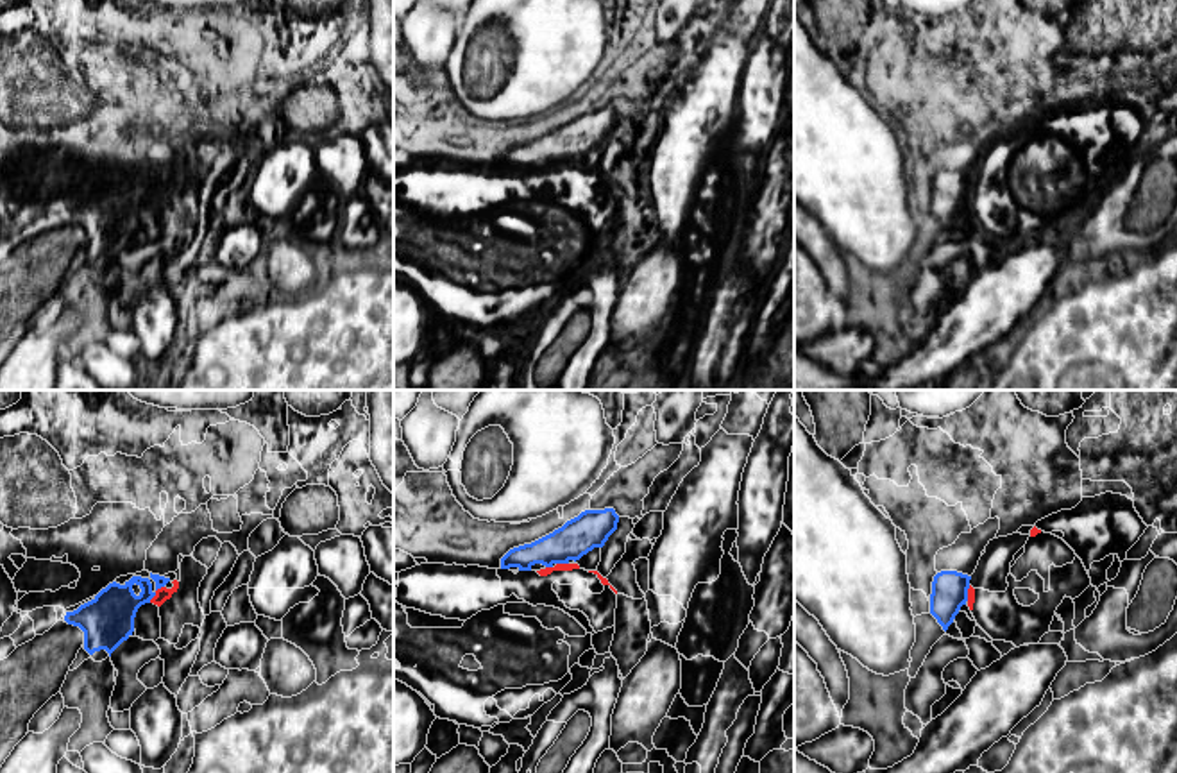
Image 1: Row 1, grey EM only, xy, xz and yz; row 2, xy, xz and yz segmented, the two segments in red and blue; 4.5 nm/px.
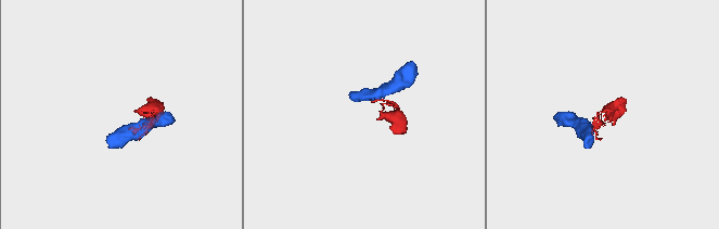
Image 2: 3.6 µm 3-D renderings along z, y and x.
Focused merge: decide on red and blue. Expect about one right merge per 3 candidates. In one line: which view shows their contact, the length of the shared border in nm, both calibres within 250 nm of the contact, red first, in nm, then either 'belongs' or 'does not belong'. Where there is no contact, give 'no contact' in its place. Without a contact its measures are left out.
meets red in xy; contact 100 nm long; 60 nm thick on the red side, 240 nm on the other; does not belong

